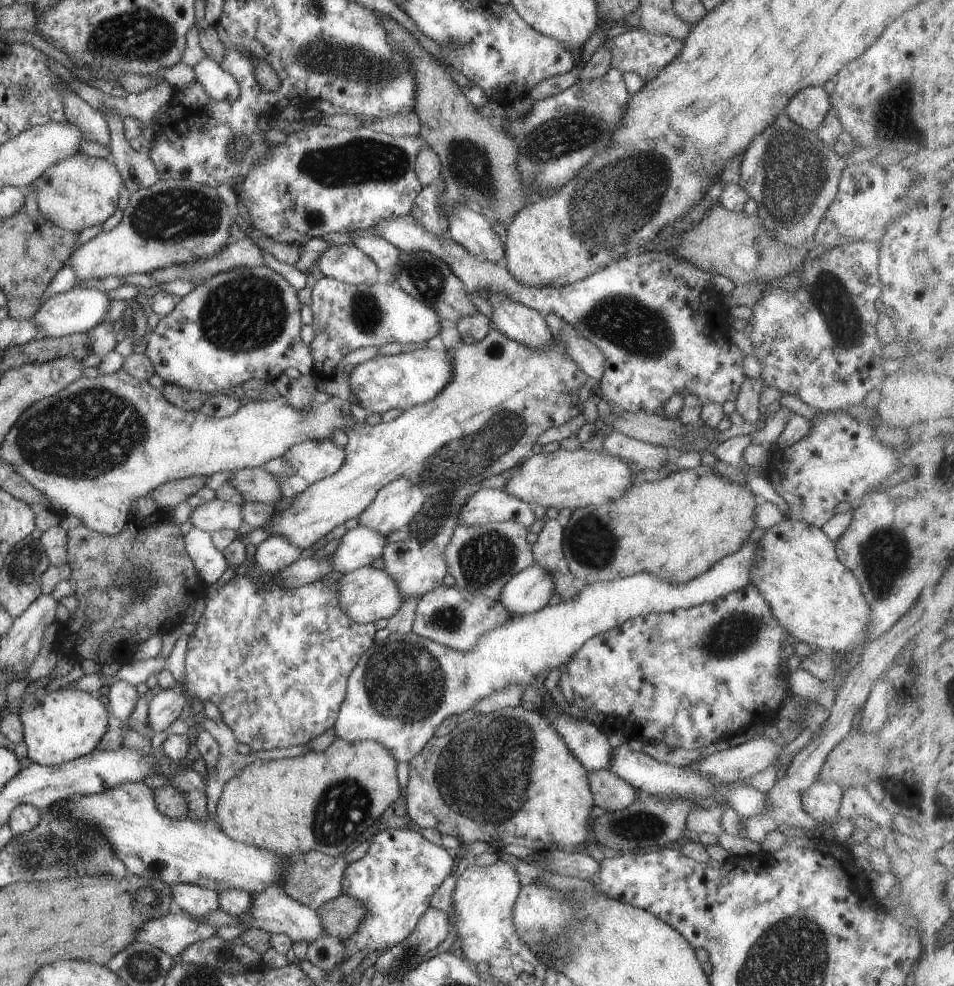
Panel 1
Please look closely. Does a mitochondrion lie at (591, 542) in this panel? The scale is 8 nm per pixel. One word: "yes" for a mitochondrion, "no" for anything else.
yes

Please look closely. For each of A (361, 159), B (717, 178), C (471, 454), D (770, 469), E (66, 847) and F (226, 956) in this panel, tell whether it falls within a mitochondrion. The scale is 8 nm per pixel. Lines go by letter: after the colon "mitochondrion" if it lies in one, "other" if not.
A: mitochondrion
B: other
C: mitochondrion
D: other
E: mitochondrion
F: mitochondrion

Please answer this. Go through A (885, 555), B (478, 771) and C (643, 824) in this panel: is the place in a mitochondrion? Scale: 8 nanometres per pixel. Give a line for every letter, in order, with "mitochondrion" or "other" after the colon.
A: mitochondrion
B: mitochondrion
C: mitochondrion

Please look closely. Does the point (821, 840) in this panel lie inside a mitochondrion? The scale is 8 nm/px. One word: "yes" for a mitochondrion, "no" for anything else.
no

